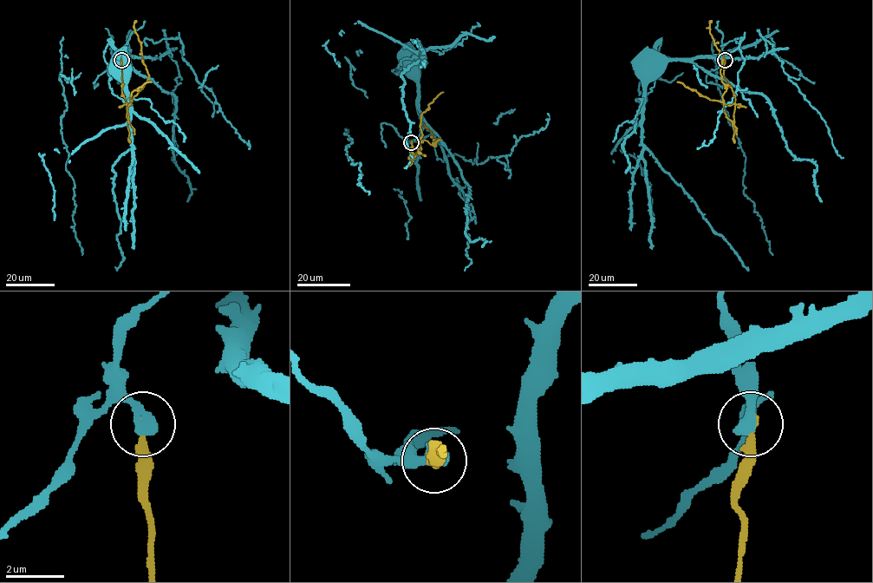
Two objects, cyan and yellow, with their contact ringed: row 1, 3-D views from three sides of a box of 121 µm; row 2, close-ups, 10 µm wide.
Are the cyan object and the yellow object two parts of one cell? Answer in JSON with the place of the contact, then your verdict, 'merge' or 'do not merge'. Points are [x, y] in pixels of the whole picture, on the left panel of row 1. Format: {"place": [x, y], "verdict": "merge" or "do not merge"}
{"place": [121, 60], "verdict": "do not merge"}

